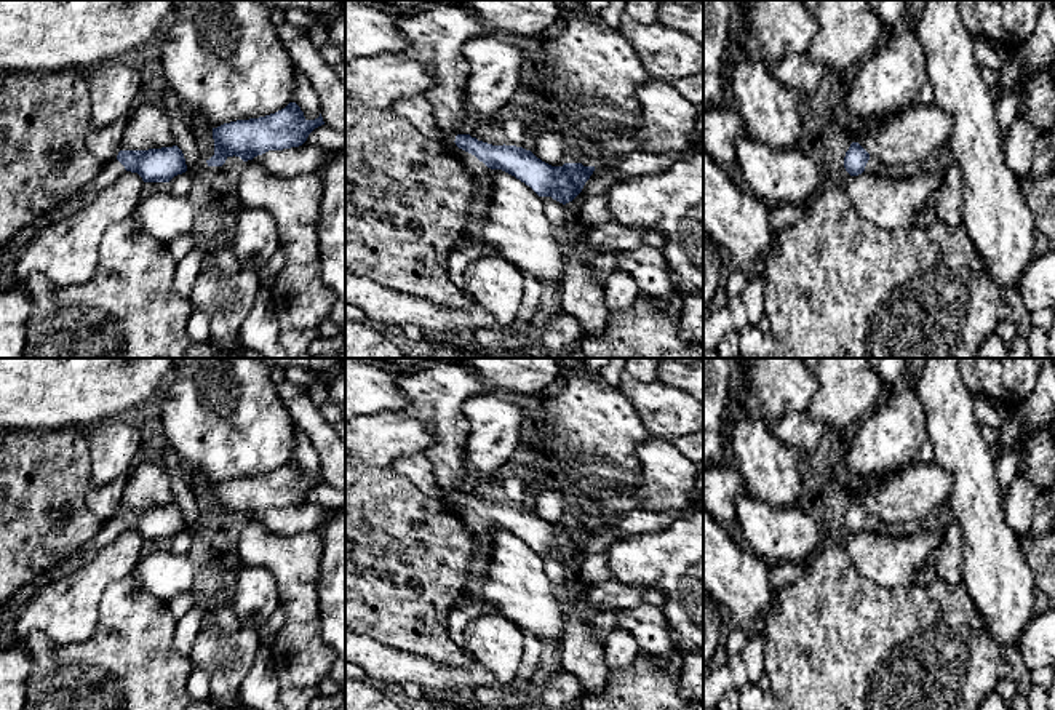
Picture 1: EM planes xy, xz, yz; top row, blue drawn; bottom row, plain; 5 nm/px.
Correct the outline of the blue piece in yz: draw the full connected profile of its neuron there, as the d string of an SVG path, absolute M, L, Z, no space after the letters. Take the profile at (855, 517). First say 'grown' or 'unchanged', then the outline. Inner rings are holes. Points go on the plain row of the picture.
grown; M852 501L844 515L844 526L850 534L876 531L881 523L881 518L870 513L858 501Z

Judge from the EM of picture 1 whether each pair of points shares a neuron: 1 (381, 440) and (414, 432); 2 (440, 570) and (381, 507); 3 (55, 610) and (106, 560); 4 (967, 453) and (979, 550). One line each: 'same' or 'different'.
1: same
2: same
3: same
4: same

